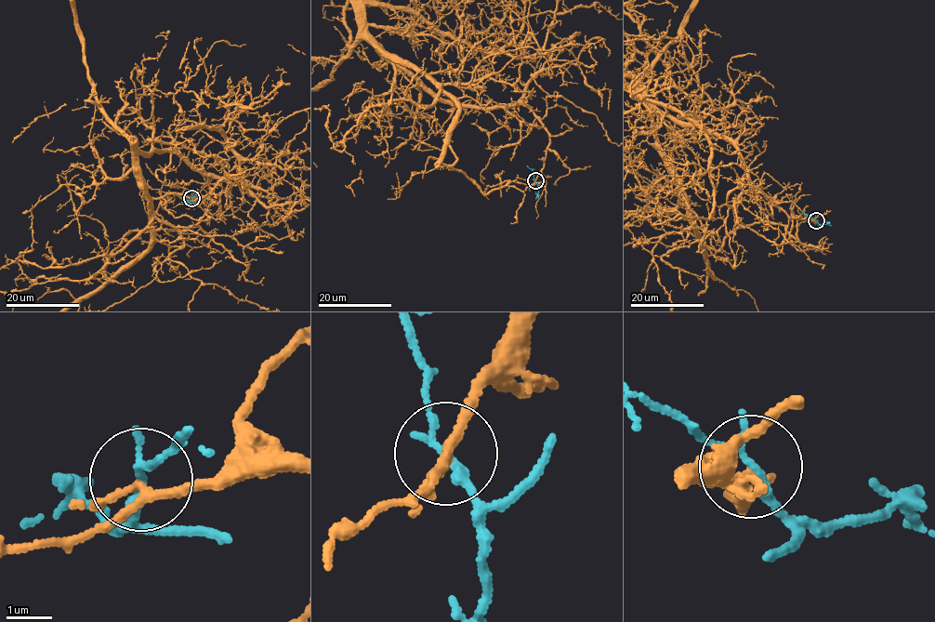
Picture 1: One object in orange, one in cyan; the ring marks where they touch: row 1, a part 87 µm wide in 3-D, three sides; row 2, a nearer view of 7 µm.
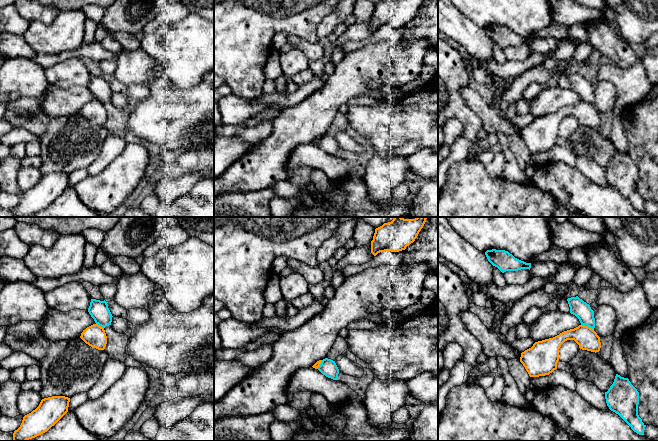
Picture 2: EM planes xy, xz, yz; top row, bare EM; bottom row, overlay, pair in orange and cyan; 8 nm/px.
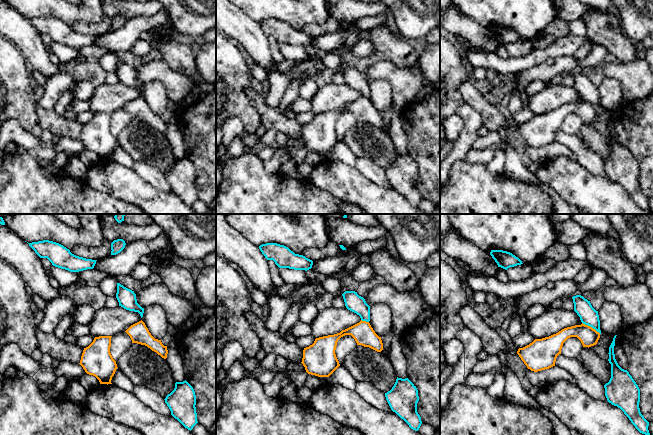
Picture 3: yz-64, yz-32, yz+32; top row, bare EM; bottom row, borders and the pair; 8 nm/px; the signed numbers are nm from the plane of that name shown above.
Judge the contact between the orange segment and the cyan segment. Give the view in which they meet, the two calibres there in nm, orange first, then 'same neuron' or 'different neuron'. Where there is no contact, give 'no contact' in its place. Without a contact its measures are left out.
contact in yz; calibres 170 and 140 nm; different neuron

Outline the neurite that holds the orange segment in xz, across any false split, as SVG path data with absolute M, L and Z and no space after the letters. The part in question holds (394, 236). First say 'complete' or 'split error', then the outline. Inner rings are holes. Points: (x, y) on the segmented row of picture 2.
complete; M394 217L391 222L384 223L375 229L371 241L371 253L376 256L380 252L399 252L415 241L423 228L427 217L404 219Z

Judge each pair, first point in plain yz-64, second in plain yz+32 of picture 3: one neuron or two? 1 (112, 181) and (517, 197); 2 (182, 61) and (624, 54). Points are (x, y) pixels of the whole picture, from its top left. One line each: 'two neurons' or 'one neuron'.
1: two neurons
2: one neuron

